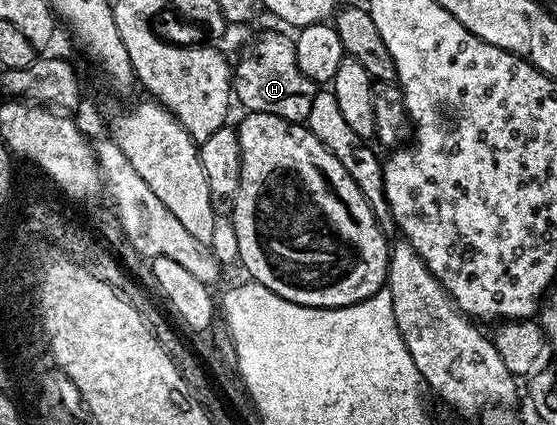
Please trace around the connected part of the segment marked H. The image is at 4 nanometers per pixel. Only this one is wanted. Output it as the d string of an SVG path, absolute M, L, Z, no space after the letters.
M269 30L257 38L250 54L242 56L232 67L233 94L249 112L267 112L271 116L279 116L288 122L304 124L307 112L311 112L311 100L315 100L318 83L307 80L303 72L299 72L295 60L295 44L290 35L280 34L277 30Z

